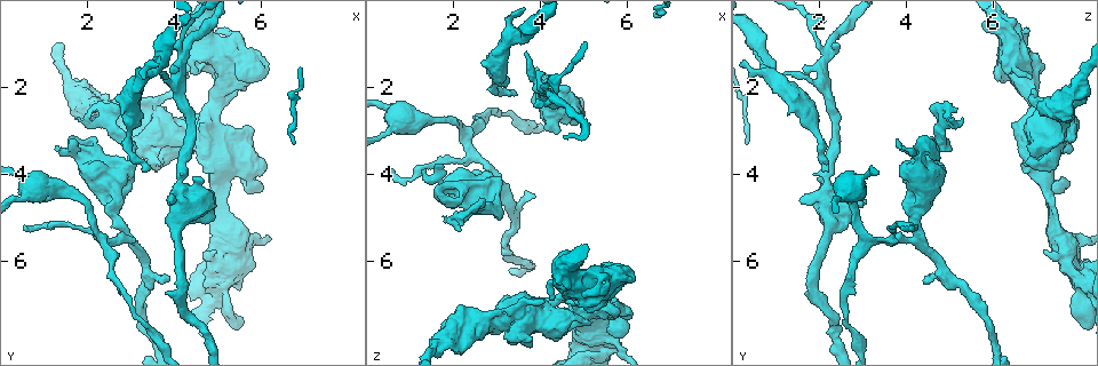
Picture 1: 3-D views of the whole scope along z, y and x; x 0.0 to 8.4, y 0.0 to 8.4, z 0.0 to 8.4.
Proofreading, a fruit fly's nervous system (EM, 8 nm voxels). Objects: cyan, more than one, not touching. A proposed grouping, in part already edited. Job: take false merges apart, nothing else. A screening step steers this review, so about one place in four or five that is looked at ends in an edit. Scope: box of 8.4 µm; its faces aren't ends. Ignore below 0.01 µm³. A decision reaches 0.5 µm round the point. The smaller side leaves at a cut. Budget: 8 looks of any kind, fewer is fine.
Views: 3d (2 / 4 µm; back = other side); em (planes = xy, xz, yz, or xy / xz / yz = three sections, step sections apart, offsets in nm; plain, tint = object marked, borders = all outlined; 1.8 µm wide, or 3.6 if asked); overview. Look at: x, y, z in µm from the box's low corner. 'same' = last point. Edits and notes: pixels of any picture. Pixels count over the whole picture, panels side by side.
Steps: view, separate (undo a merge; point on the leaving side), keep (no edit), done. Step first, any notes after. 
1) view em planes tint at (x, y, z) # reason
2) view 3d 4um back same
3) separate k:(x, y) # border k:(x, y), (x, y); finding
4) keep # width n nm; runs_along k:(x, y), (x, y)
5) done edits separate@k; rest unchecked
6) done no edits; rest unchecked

view em planes tint at (4.15, 4.35, 2.20) # sudden change in width

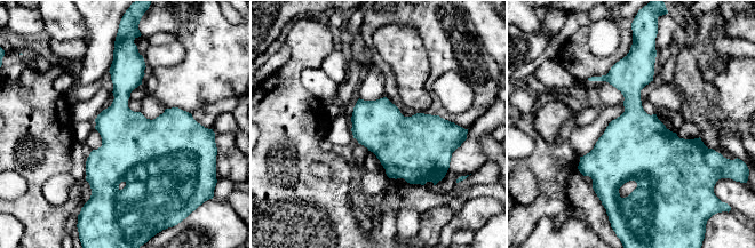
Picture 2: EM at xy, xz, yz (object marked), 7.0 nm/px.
keep # continuous, no second neuron

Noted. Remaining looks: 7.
view em 3.6um planes tint at (0.60, 4.20, 2.90) # thick turns thin

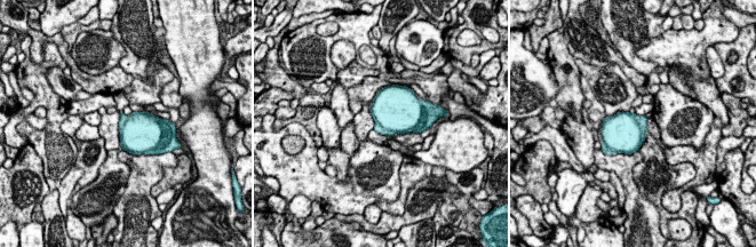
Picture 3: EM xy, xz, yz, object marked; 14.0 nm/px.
keep # continuous, no second neuron

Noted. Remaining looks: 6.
view 3d 4um at (5.40, 1.30, 6.55) # sharp bend

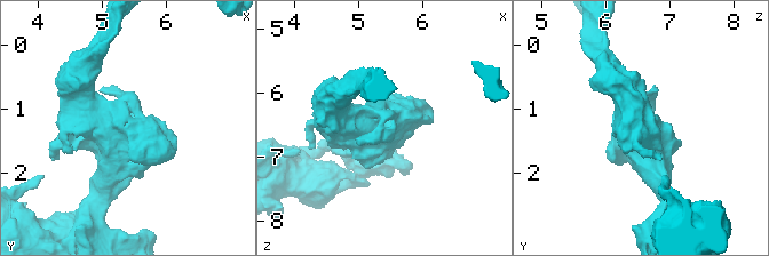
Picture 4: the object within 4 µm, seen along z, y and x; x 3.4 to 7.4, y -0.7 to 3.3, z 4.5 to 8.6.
view em 3.6um xy step 4 tint same

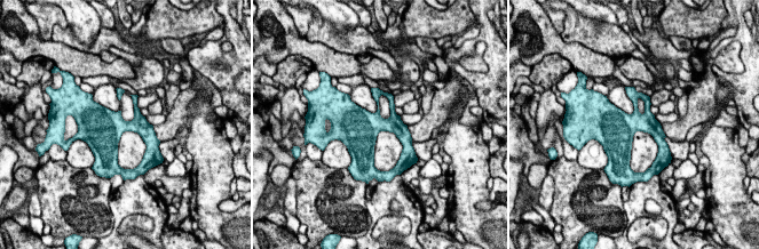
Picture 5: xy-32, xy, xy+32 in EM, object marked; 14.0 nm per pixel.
view em 3.6um planes tint same # another direction

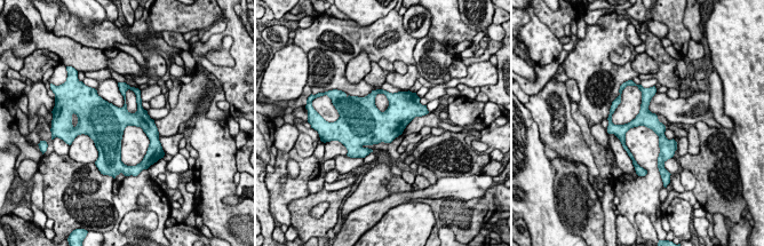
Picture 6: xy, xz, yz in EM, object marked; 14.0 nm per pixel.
keep # width 220 nm; runs_along 6:(650, 90), (633, 124), (610, 129); continuous, no second neuron

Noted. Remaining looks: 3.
done no edits; rest unchecked

